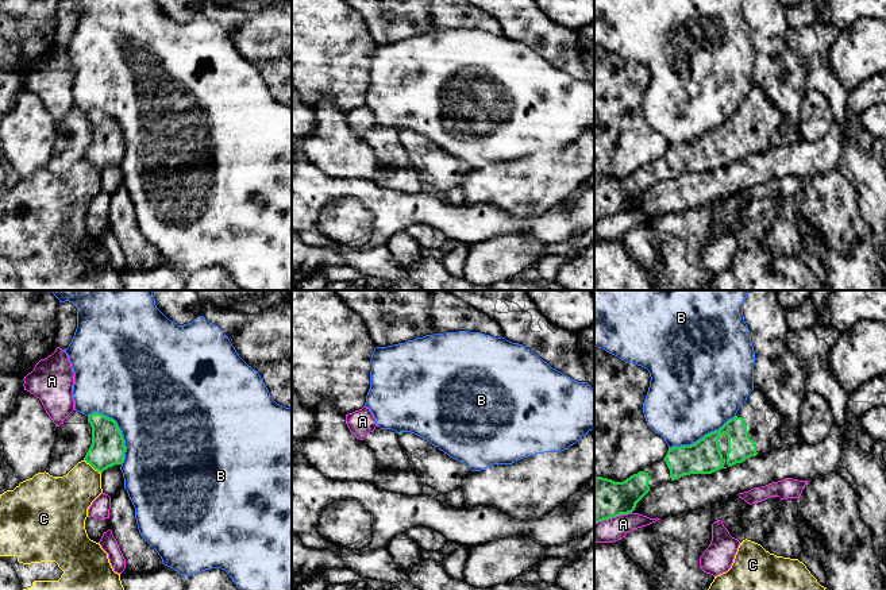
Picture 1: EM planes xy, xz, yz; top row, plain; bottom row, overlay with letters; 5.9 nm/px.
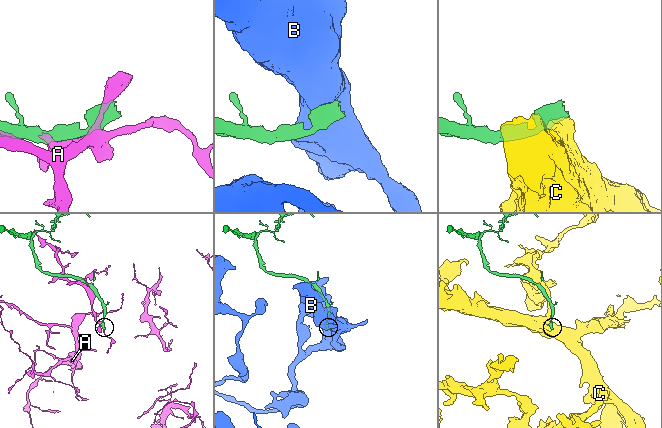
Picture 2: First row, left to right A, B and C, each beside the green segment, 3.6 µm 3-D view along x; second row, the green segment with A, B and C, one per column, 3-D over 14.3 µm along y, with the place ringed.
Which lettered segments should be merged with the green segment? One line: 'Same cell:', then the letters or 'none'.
Same cell: none

